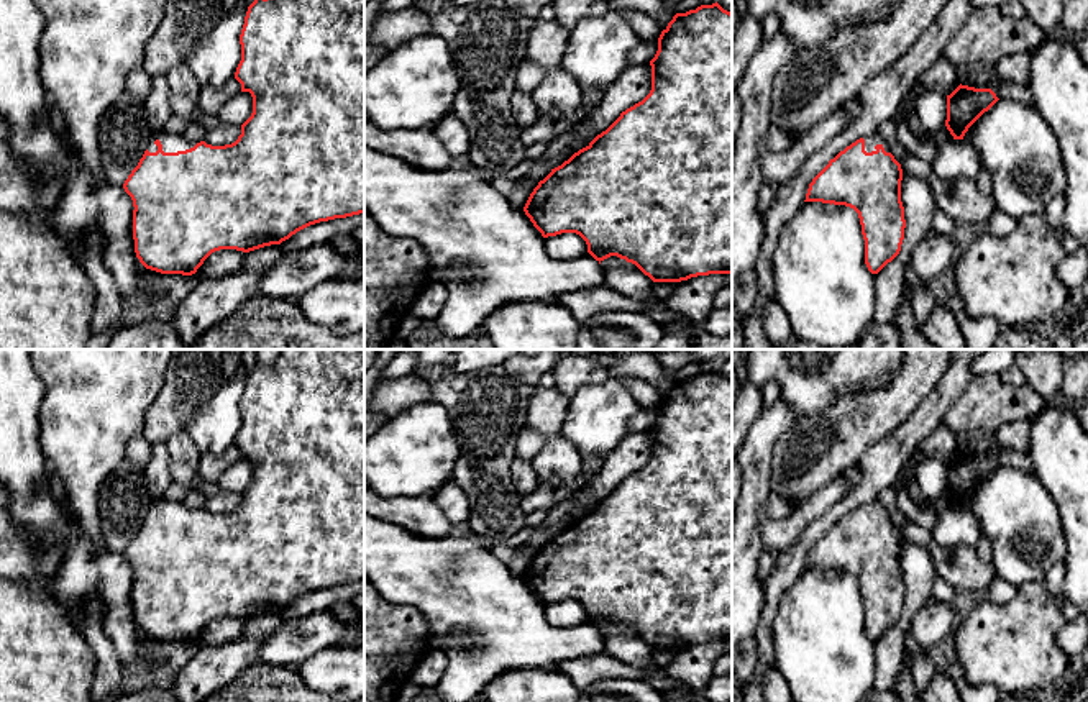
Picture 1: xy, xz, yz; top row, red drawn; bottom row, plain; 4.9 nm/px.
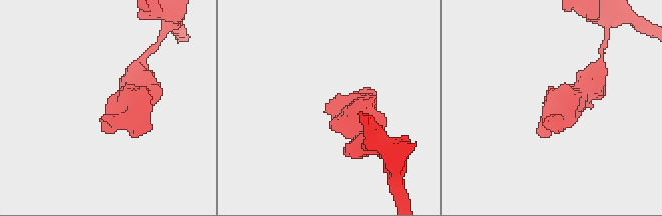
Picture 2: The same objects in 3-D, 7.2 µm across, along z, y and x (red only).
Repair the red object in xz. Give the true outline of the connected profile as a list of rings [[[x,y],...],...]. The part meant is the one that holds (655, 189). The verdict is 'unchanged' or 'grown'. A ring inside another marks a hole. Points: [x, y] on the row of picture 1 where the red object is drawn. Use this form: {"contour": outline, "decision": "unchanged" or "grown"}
{"contour": [[[717,2],[701,5],[686,13],[676,13],[658,38],[658,51],[650,61],[651,90],[620,116],[586,148],[574,153],[561,166],[538,182],[530,194],[523,212],[543,238],[561,233],[576,233],[586,244],[587,253],[601,264],[610,256],[635,264],[653,282],[681,282],[697,276],[732,274],[732,13]]], "decision": "unchanged"}

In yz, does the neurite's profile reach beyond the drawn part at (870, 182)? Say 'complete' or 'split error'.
split error

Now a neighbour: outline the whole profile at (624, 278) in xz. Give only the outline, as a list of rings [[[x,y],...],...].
[[[617,256],[601,261],[606,282],[615,292],[651,307],[656,300],[651,297],[653,280],[645,276],[635,264],[627,262]]]

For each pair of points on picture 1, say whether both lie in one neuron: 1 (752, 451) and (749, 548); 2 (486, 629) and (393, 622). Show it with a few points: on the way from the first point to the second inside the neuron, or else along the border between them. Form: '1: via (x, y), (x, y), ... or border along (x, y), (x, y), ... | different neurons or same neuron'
1: via (752, 476), (749, 524) | same neuron
2: border along (394, 604), (412, 606), (425, 620), (430, 635) | different neurons

